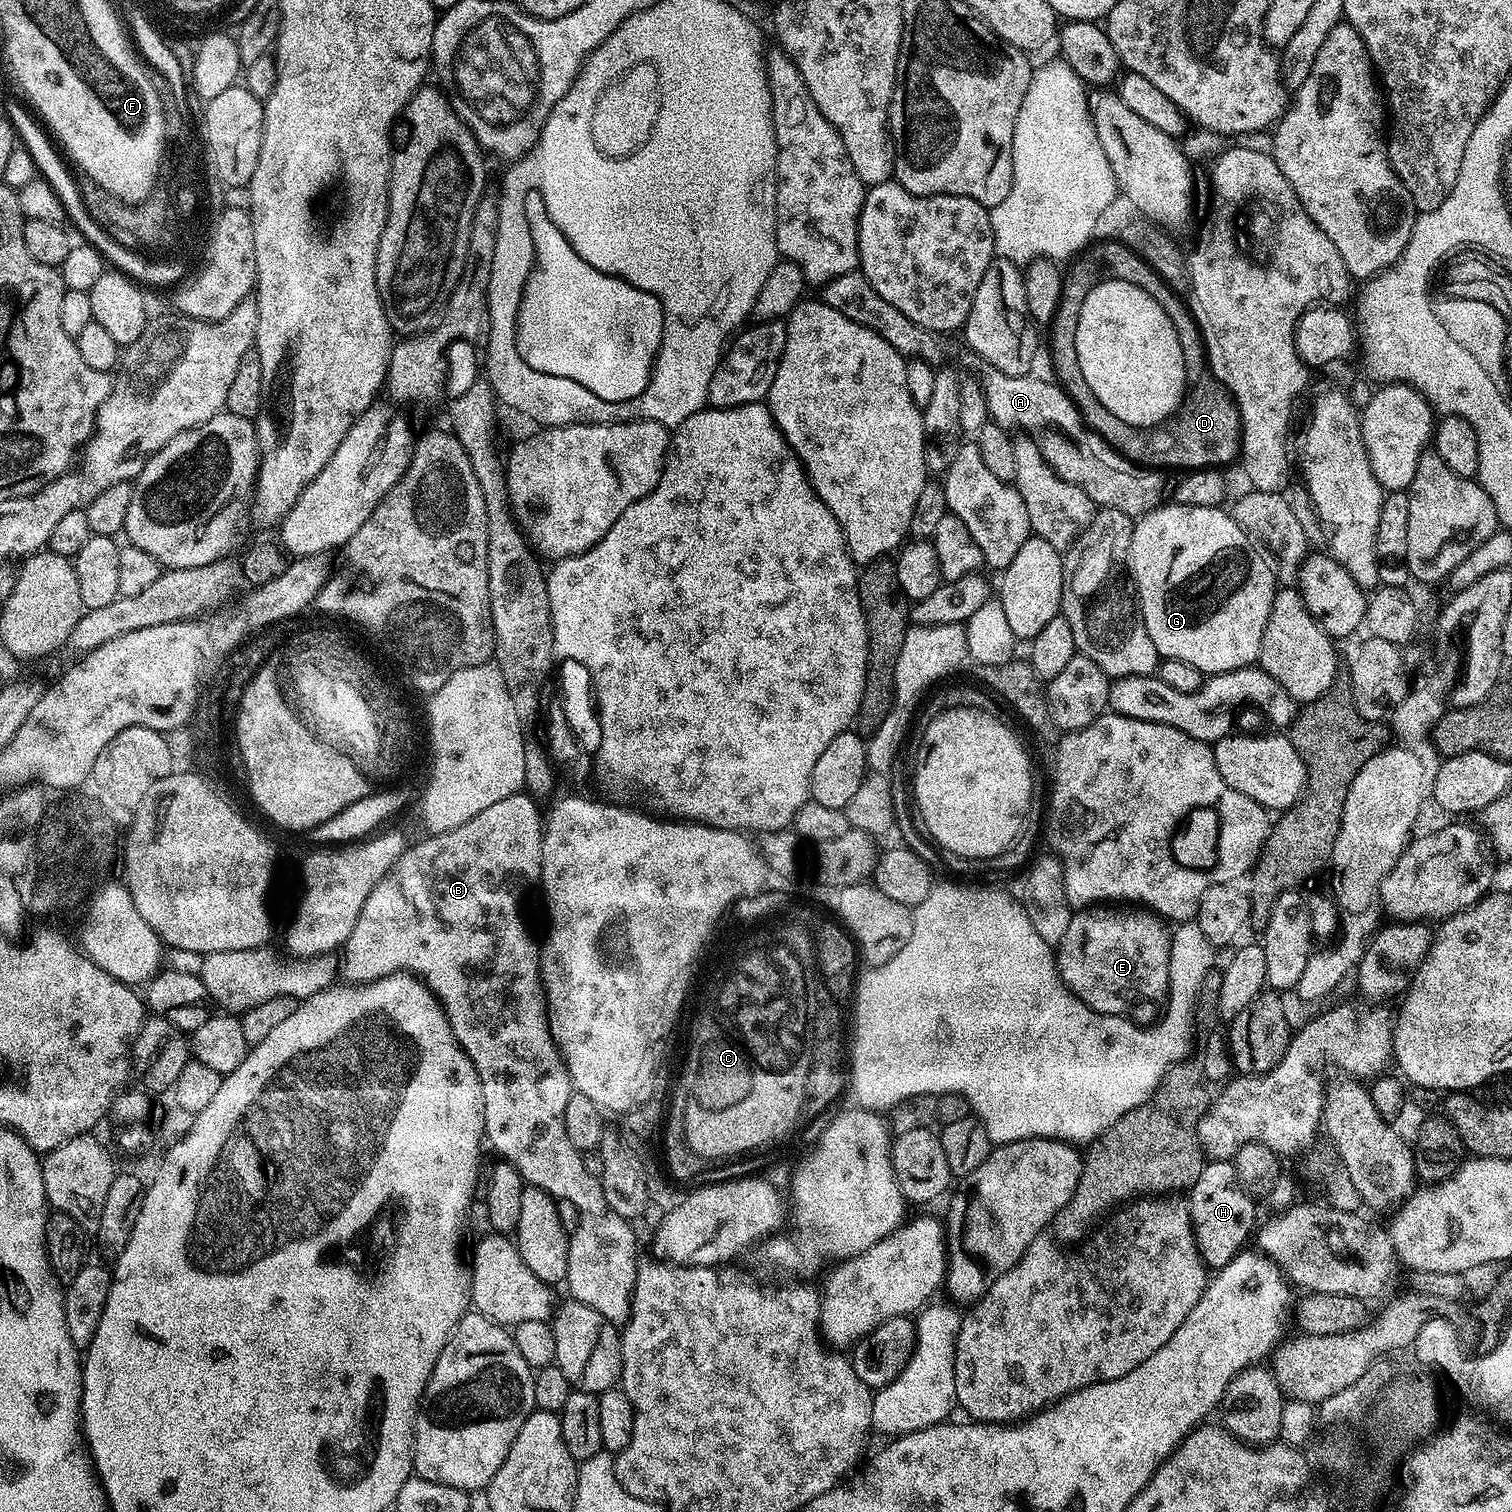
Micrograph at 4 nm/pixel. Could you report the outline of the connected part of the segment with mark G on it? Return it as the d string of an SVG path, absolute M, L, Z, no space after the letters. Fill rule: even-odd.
M1164 502L1161 503L1160 507L1153 508L1151 512L1139 517L1132 525L1126 568L1127 571L1132 571L1130 580L1134 585L1134 596L1140 605L1140 616L1146 626L1146 634L1150 634L1150 642L1154 642L1156 647L1157 657L1165 660L1177 659L1178 662L1189 663L1190 666L1196 667L1203 674L1238 670L1255 665L1259 661L1262 634L1266 630L1270 610L1274 606L1278 581L1269 557L1257 547L1252 537L1244 533L1242 526L1238 526L1238 522L1223 507L1207 508L1206 506L1186 506L1185 504Z

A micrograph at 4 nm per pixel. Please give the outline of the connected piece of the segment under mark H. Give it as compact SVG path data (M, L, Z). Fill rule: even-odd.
M1212 1160L1205 1163L1198 1182L1187 1193L1188 1207L1192 1209L1192 1225L1196 1230L1196 1240L1200 1254L1209 1269L1219 1270L1245 1247L1244 1244L1253 1235L1257 1227L1256 1204L1253 1193L1241 1180L1232 1160Z

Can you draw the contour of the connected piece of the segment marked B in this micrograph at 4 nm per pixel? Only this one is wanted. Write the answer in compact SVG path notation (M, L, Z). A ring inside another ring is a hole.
M523 791L514 793L510 798L502 798L502 802L494 802L494 806L486 806L482 814L474 814L470 822L462 822L462 826L454 826L454 830L437 832L426 836L426 840L412 845L405 849L405 852L396 860L396 864L382 882L370 892L370 898L362 906L358 914L358 922L354 930L350 930L350 938L342 945L339 953L340 964L338 972L347 983L353 985L372 984L383 976L393 976L395 972L405 971L417 978L422 978L428 985L430 991L440 1001L440 1007L444 1009L446 1018L454 1030L454 1038L464 1053L474 1062L478 1070L478 1078L482 1082L482 1102L484 1103L484 1135L487 1143L492 1143L492 1148L497 1152L497 1157L503 1158L507 1163L513 1164L520 1171L520 1177L531 1187L540 1188L543 1192L549 1192L554 1199L574 1202L578 1206L580 1221L578 1230L574 1230L568 1237L568 1279L566 1288L569 1288L571 1299L590 1306L590 1310L598 1310L602 1318L606 1318L611 1324L623 1326L628 1323L628 1315L632 1309L632 1291L636 1285L636 1232L629 1221L622 1219L614 1210L610 1210L610 1202L606 1202L606 1194L602 1190L600 1180L590 1174L584 1165L582 1153L570 1142L566 1134L566 1102L570 1102L573 1094L572 1079L564 1059L556 1049L554 1038L550 1034L548 1025L548 999L544 997L544 985L540 978L540 950L538 940L532 937L528 929L528 920L524 917L524 899L528 896L528 887L534 884L534 878L539 877L542 866L542 838L544 837L545 817L542 815L542 808L536 804L537 801L531 795Z

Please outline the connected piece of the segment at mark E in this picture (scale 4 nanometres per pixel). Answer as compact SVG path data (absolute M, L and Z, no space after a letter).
M1089 906L1073 915L1066 934L1062 934L1062 942L1055 949L1056 970L1064 979L1064 985L1082 1002L1086 1002L1093 1013L1102 1016L1114 1016L1127 1013L1127 1008L1136 1008L1143 1000L1163 1001L1168 994L1168 979L1170 978L1170 954L1172 953L1172 934L1169 925L1151 910L1140 906Z

